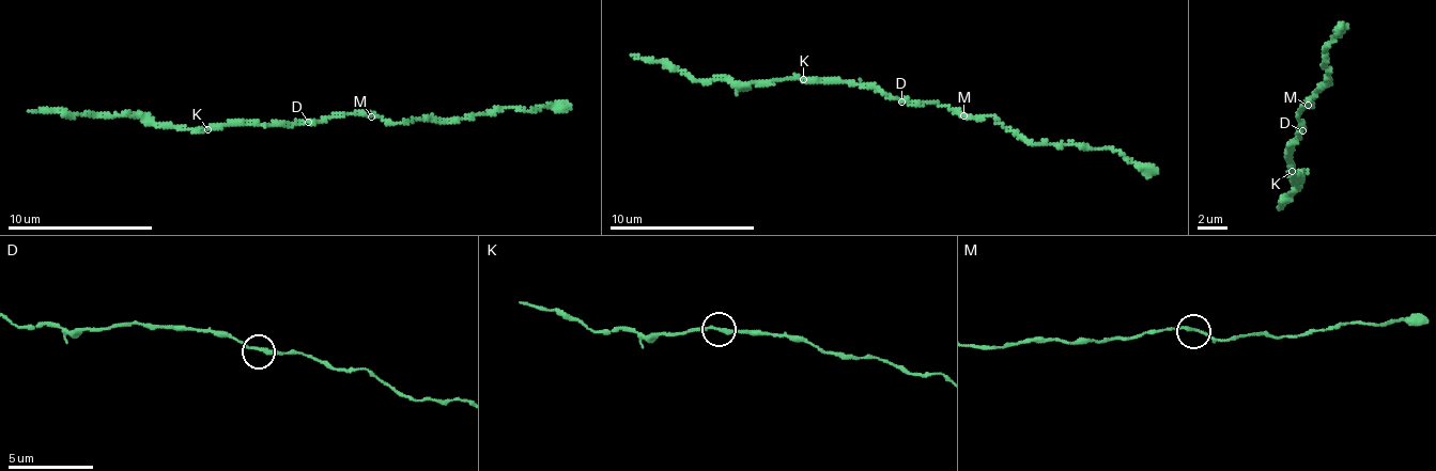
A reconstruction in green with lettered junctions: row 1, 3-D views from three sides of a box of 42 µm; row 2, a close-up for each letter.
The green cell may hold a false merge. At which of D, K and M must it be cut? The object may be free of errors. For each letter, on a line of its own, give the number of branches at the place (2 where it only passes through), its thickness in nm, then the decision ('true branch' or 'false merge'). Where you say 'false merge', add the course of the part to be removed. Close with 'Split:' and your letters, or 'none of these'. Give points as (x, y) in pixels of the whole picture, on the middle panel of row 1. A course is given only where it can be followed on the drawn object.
D: 2 branches meet; 190 nm thick; true branch
K: 2 branches meet; 200 nm thick; false merge; foreign part runs (802, 78), (692, 80), (660, 61), (631, 55)
M: 2 branches meet; 190 nm thick; true branch
Split: K

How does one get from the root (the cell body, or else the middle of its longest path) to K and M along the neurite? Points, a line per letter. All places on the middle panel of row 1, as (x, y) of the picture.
K: (901, 98), (890, 98), (871, 87), (861, 88), (846, 81), (806, 82), (802, 78)
M: (901, 98), (938, 101), (963, 115)

